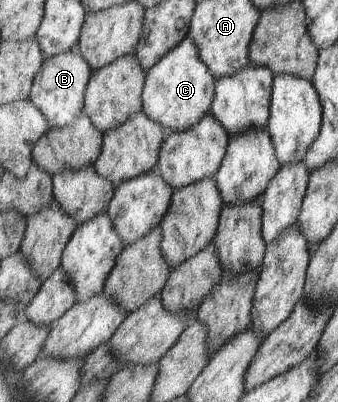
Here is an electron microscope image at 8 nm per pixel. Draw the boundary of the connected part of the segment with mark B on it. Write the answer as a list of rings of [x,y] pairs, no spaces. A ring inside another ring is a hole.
[[[79,44],[71,52],[60,54],[45,60],[40,74],[36,76],[32,86],[30,99],[45,113],[49,120],[50,130],[53,128],[69,128],[84,110],[85,95],[88,91],[89,81],[92,79],[91,66],[85,60]]]

